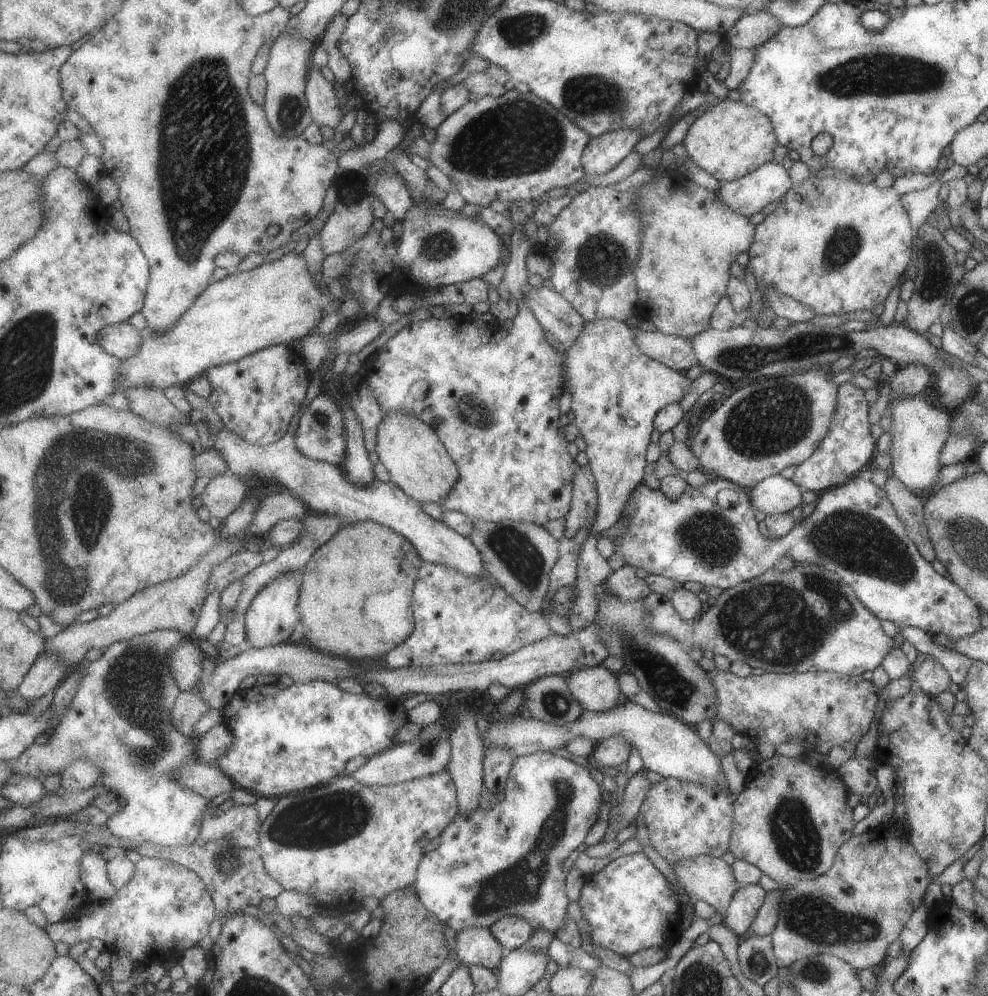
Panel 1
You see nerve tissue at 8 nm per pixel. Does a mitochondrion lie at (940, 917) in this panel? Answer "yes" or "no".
no

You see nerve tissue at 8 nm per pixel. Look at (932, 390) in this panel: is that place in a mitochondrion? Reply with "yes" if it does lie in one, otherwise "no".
no

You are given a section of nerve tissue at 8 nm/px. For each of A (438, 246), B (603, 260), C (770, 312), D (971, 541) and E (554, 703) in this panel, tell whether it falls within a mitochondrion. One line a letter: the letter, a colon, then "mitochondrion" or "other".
A: mitochondrion
B: mitochondrion
C: other
D: mitochondrion
E: mitochondrion

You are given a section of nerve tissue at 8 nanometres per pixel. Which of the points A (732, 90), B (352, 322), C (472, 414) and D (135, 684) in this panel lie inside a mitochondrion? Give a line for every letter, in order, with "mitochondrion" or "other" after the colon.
A: other
B: other
C: mitochondrion
D: mitochondrion

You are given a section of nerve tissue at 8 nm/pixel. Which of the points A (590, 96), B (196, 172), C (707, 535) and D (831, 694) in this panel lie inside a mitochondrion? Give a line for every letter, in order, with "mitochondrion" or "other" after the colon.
A: mitochondrion
B: mitochondrion
C: mitochondrion
D: other

